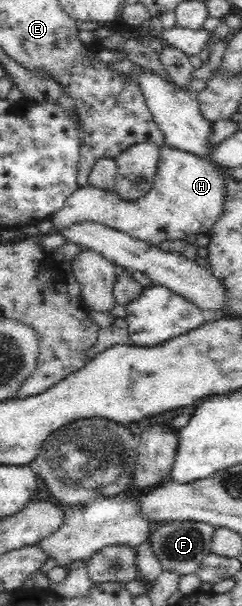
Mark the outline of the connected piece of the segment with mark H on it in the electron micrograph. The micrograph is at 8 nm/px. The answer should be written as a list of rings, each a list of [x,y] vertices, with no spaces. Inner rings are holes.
[[[163,145],[160,148],[153,188],[136,201],[123,201],[116,192],[87,185],[79,187],[50,222],[57,230],[91,222],[120,230],[129,236],[158,246],[165,240],[183,240],[189,234],[206,233],[223,210],[225,183],[219,169],[194,154]]]

